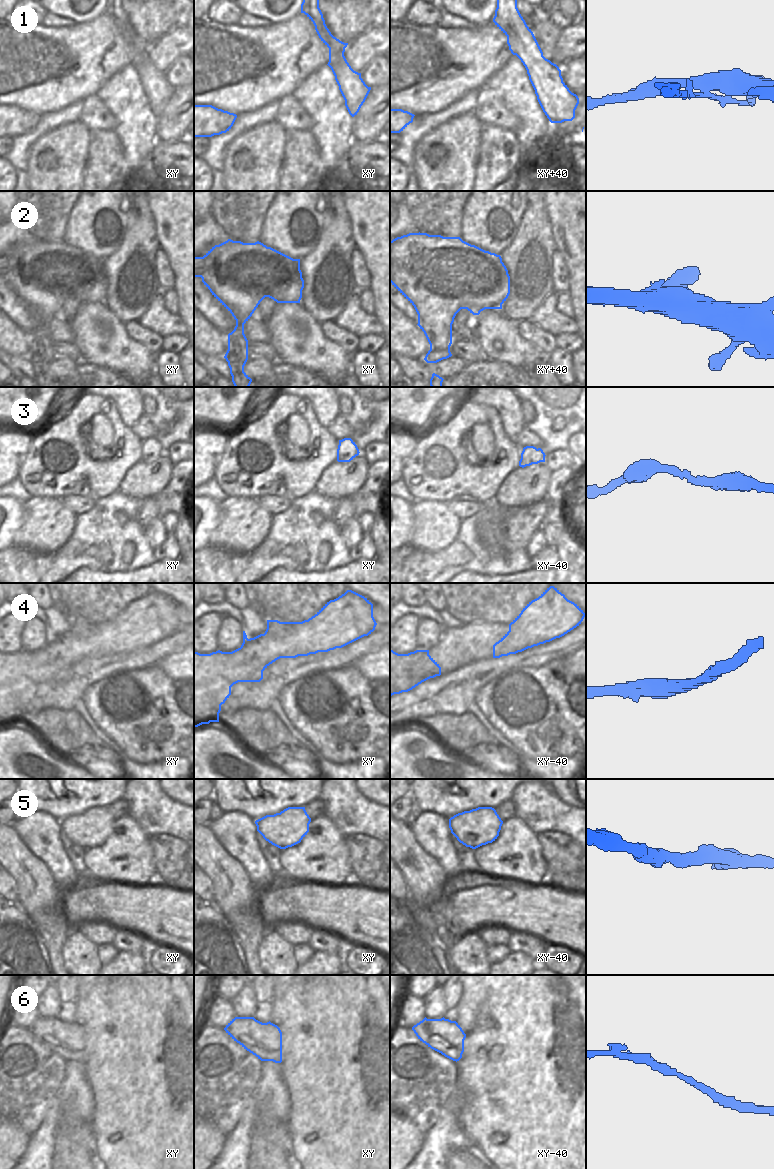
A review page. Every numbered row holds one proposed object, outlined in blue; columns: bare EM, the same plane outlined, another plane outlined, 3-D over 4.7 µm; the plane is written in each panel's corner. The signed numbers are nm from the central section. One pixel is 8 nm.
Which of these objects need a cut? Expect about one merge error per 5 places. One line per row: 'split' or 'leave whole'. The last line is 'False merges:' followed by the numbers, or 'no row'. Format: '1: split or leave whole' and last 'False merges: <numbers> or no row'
1: split
2: leave whole
3: leave whole
4: leave whole
5: leave whole
6: leave whole
False merges: 1

